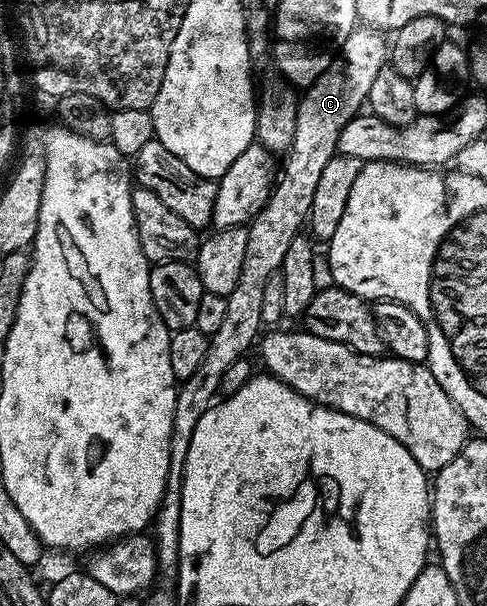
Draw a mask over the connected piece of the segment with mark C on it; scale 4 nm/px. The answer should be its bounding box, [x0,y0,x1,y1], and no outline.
[152,26,387,580]

